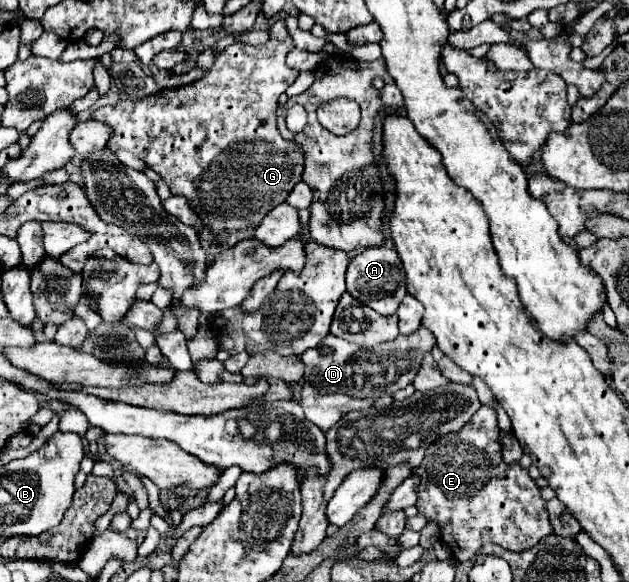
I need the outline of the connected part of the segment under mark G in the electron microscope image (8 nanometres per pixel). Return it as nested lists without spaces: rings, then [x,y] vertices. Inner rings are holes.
[[[283,20],[275,22],[271,28],[269,28],[269,40],[261,46],[253,46],[253,44],[243,44],[243,42],[233,42],[231,46],[227,46],[219,58],[215,60],[213,68],[205,74],[203,80],[199,80],[197,84],[193,84],[193,88],[189,90],[189,86],[179,86],[179,88],[169,88],[169,90],[159,90],[157,94],[153,96],[147,96],[143,100],[121,100],[117,102],[115,106],[103,106],[99,108],[93,118],[95,120],[101,120],[109,126],[115,128],[113,132],[113,140],[109,142],[109,148],[115,152],[115,150],[129,150],[133,152],[137,158],[145,160],[149,168],[153,168],[155,172],[159,172],[165,180],[165,184],[171,188],[173,194],[181,194],[185,196],[193,210],[201,216],[201,224],[203,226],[209,226],[217,232],[217,240],[225,240],[225,244],[237,244],[239,240],[245,240],[245,238],[251,238],[253,236],[253,228],[257,228],[257,224],[261,222],[261,218],[273,210],[277,204],[285,202],[285,196],[293,190],[293,186],[297,182],[301,182],[301,152],[297,152],[297,146],[295,144],[289,144],[287,140],[281,138],[279,130],[277,130],[277,102],[279,102],[279,94],[283,94],[297,78],[297,72],[291,70],[287,64],[285,64],[285,56],[287,52],[293,50],[293,40],[291,36],[287,34],[285,30],[285,24]]]

